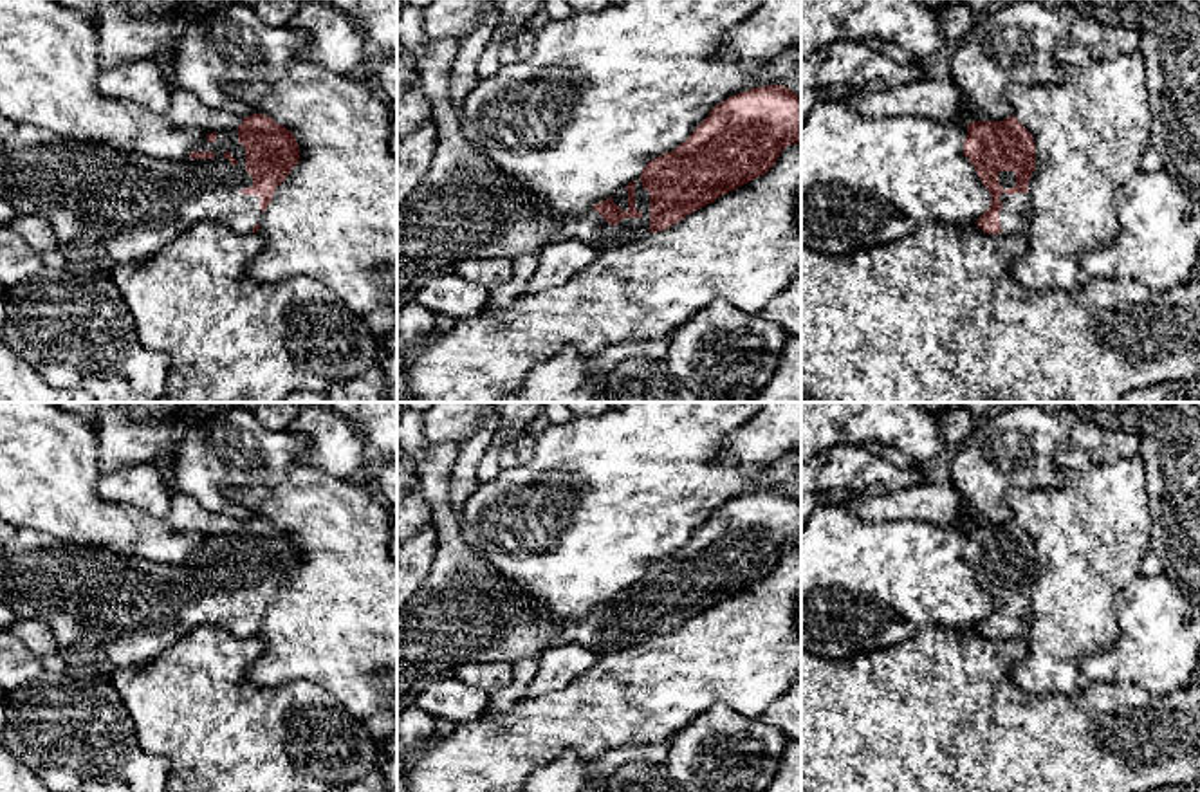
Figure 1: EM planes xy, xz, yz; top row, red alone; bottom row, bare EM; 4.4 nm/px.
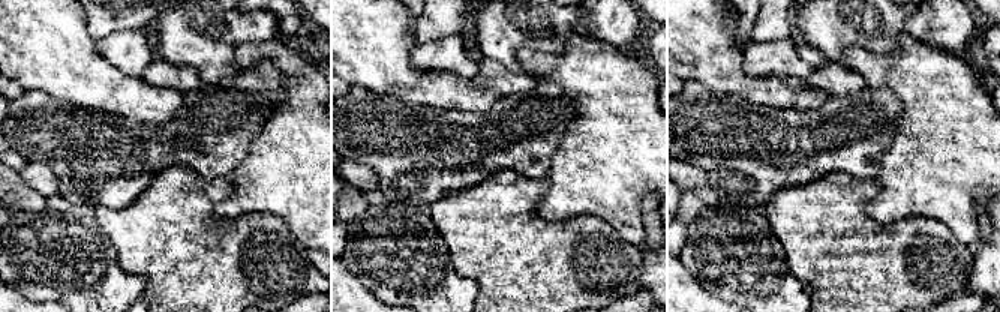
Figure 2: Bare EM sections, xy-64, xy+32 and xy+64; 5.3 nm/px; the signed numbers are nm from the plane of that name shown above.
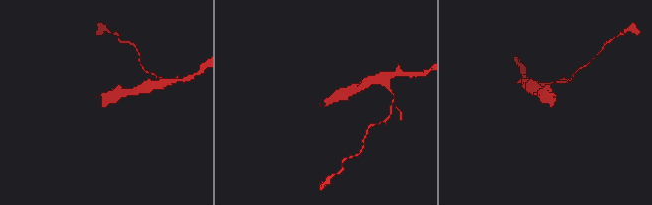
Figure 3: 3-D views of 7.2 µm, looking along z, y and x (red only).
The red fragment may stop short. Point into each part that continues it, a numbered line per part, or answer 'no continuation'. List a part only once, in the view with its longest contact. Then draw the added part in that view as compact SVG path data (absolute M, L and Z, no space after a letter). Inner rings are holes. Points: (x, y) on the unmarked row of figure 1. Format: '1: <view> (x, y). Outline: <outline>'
1: yz (1015, 617). Outline: M1036 561L1036 574L1032 576L1030 583L1034 585L1036 579L1038 579L1038 561ZM1032 585L1029 586L1027 597L1014 597L1014 599L1002 597L1000 601L1003 608L1000 615L1002 639L1023 639L1029 628Z

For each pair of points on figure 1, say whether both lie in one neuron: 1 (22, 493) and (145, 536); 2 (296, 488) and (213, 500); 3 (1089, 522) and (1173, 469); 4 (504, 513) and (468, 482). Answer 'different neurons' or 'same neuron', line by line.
1: same neuron
2: different neurons
3: different neurons
4: different neurons

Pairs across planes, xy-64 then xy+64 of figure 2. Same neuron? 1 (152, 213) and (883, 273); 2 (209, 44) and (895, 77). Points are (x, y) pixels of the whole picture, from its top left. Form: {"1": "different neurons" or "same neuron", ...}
{"1": "same neuron", "2": "different neurons"}

